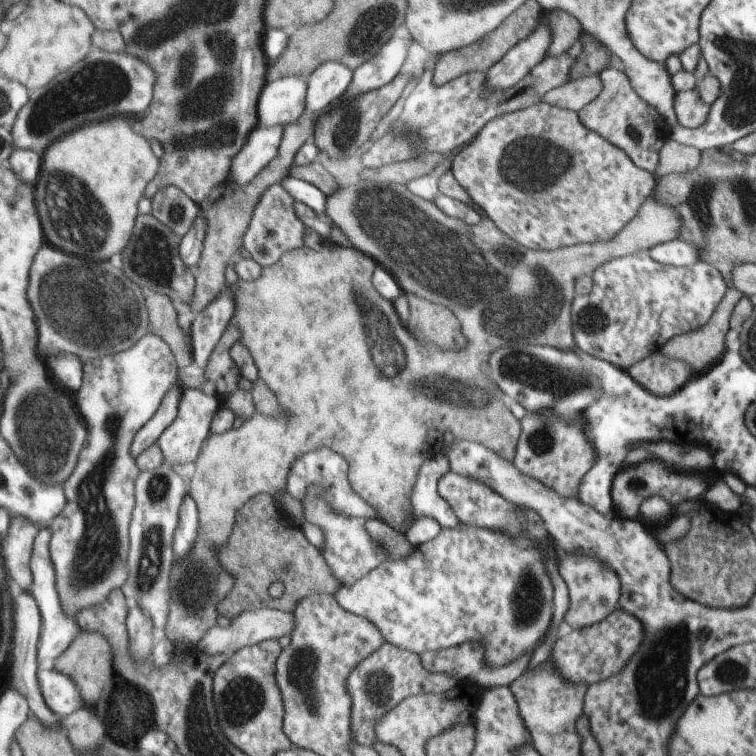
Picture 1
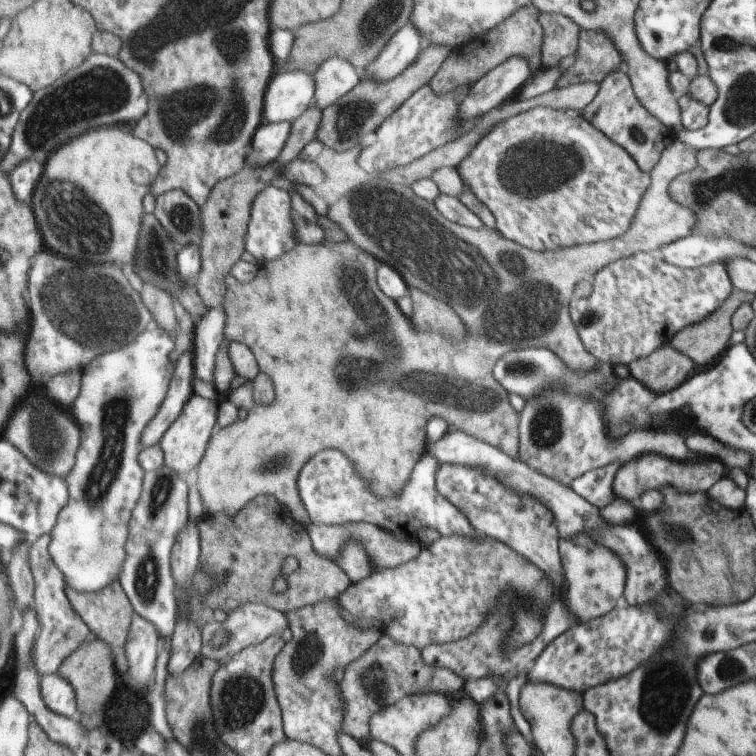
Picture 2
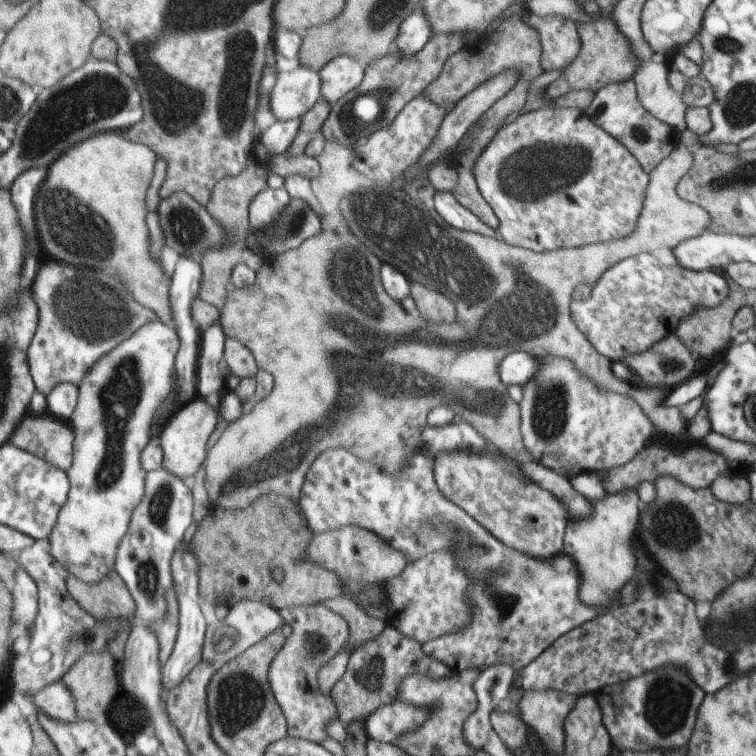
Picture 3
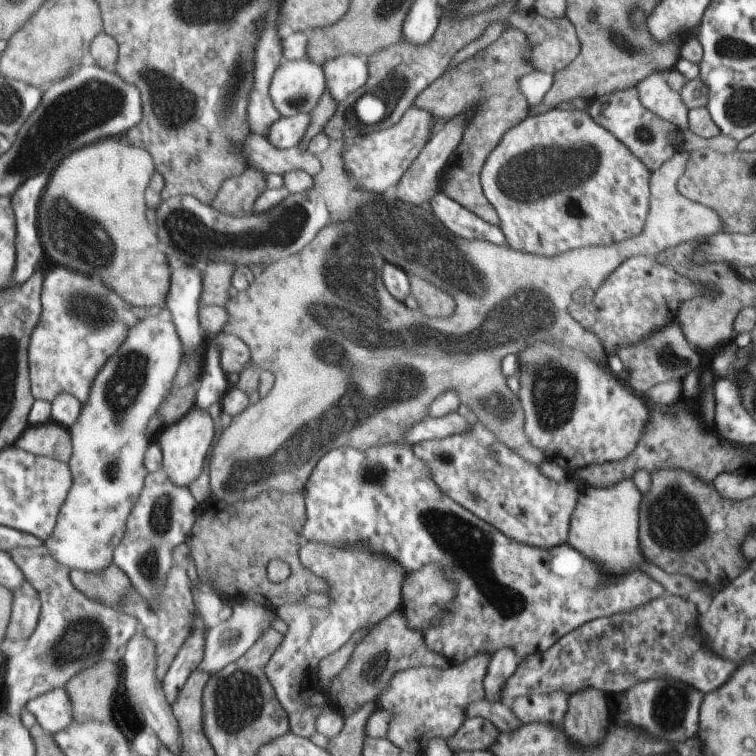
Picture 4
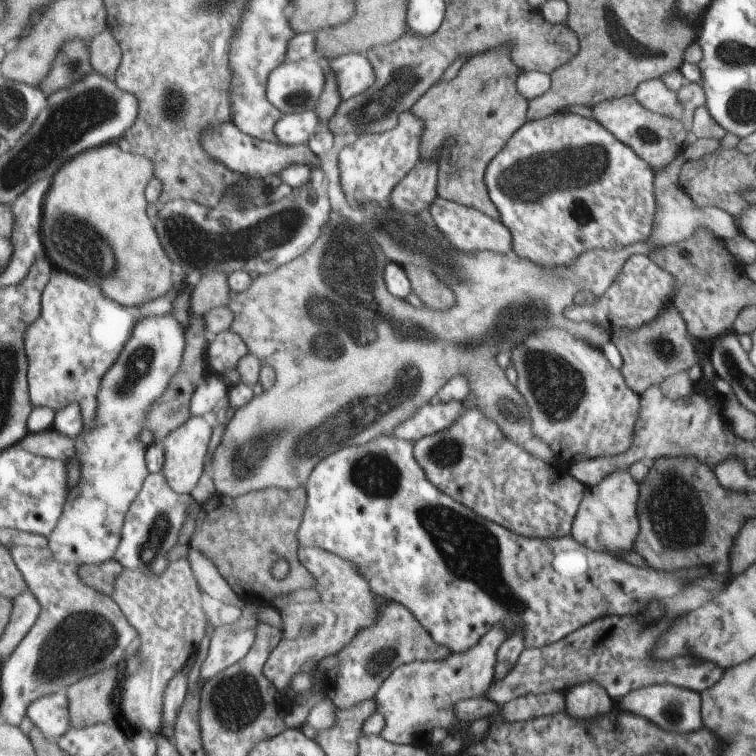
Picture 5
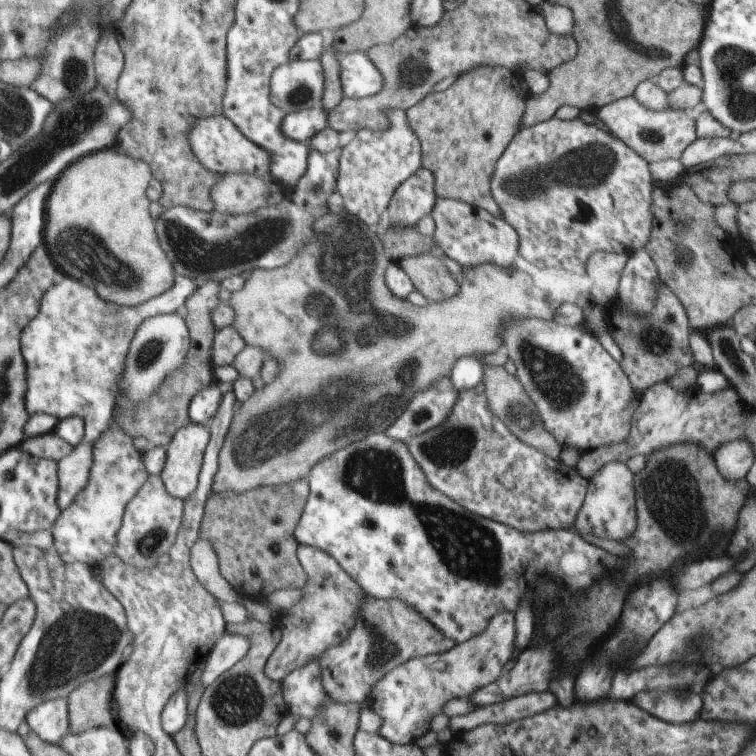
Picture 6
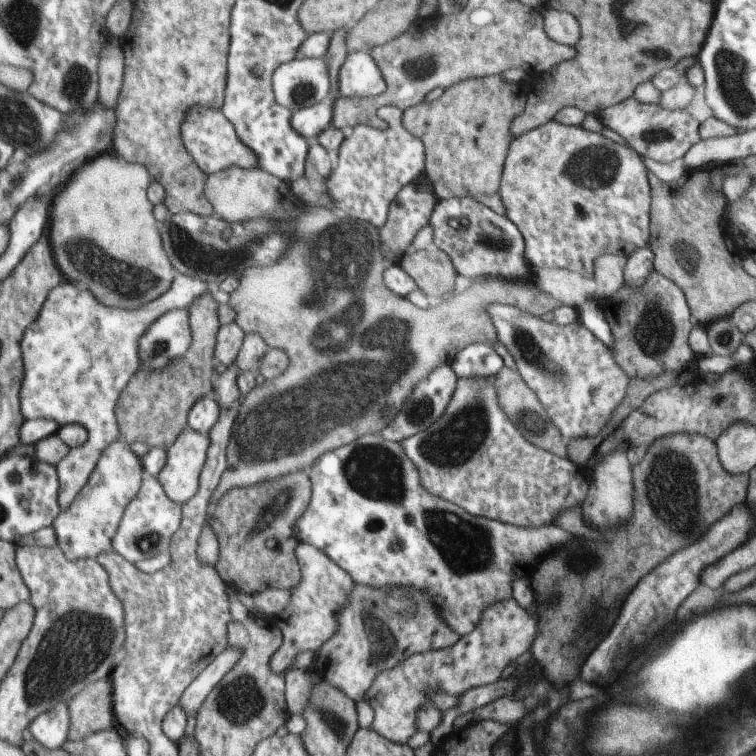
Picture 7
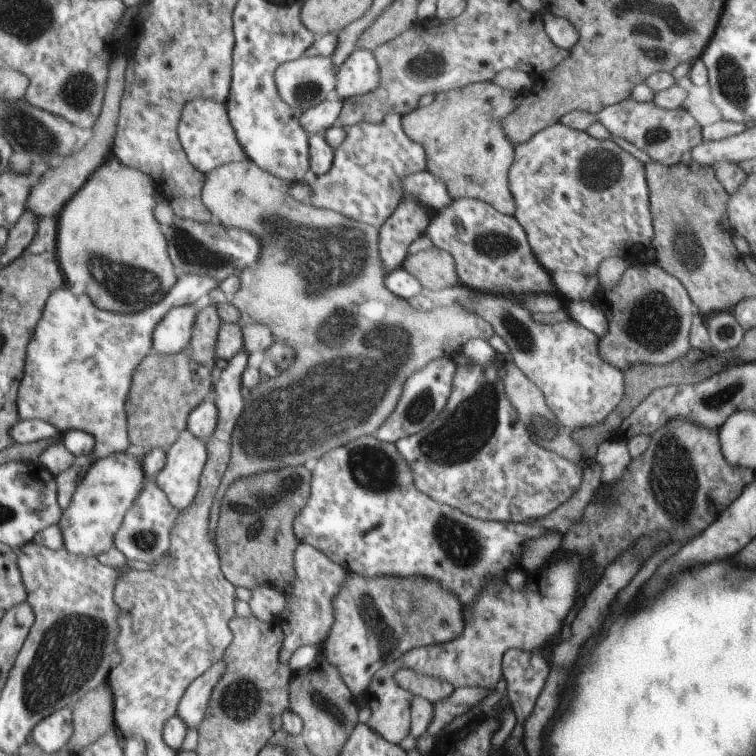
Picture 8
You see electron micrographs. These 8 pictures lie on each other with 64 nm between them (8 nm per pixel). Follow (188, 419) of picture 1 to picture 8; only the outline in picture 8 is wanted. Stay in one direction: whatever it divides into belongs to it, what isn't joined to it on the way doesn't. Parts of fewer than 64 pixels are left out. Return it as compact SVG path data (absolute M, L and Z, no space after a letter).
M183 432L183 438L171 448L167 468L157 476L157 484L167 492L171 504L185 512L195 502L199 474L205 466L205 446L195 434Z

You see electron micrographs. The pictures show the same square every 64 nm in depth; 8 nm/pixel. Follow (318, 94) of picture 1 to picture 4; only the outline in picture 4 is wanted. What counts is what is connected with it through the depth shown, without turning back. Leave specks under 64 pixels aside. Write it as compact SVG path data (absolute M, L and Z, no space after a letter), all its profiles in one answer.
M339 56L329 62L323 62L323 72L327 78L327 92L333 100L343 102L357 90L367 88L369 80L369 62L359 56Z

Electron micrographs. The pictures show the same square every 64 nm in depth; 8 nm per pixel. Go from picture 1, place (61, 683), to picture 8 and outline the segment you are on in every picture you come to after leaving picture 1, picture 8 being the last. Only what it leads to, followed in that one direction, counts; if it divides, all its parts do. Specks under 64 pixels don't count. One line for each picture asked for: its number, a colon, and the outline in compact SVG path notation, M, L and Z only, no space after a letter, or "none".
2: M59 674L53 676L45 676L45 680L41 682L43 688L43 700L45 704L59 716L65 716L69 720L79 716L79 700L77 700L77 692L75 686L65 680Z
3: M63 680L51 684L41 694L37 694L29 708L39 714L45 714L51 720L57 720L61 724L73 724L75 720L79 720L75 694Z
4: M57 688L33 700L27 710L35 716L37 724L41 724L51 736L67 730L75 722L75 708L69 692L65 688Z
5: M57 692L37 700L29 708L27 718L31 720L33 728L37 726L47 740L59 742L73 728L69 696L63 692Z
6: M57 698L57 700L41 704L39 710L31 712L31 716L29 716L29 728L43 742L53 744L53 746L61 746L63 738L67 738L71 734L69 700Z
7: M59 704L51 708L49 712L41 714L33 724L31 724L31 734L35 740L39 740L43 746L51 750L63 748L69 738L71 738L71 726L73 726L73 716L71 708L67 704Z
8: M65 708L65 710L57 710L53 716L43 720L35 728L33 740L45 752L55 754L69 748L73 734L75 734L75 712L73 708Z

